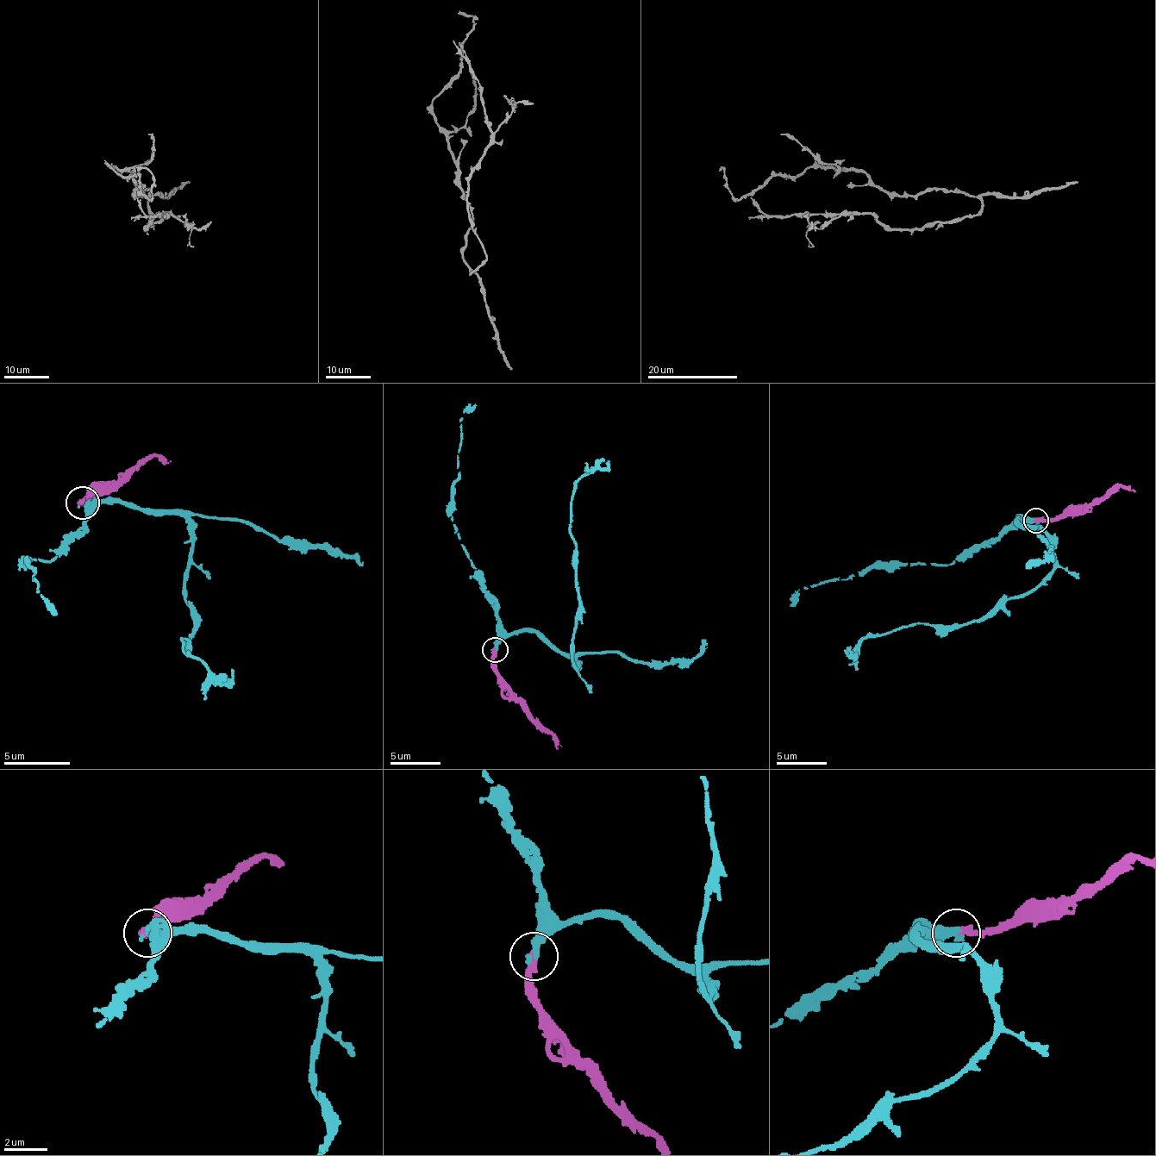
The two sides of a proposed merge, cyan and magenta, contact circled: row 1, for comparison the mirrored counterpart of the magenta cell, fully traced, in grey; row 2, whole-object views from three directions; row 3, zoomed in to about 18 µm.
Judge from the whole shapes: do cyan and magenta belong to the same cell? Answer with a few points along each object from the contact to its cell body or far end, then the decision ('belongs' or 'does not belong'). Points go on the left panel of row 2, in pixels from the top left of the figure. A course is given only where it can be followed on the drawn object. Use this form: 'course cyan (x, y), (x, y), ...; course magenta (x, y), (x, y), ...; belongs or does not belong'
course cyan (83, 502), (169, 509), (190, 525), (190, 644), (183, 638), (183, 651), (219, 677), (229, 677), (233, 671); course magenta (83, 502), (109, 495), (153, 455), (166, 465); belongs

